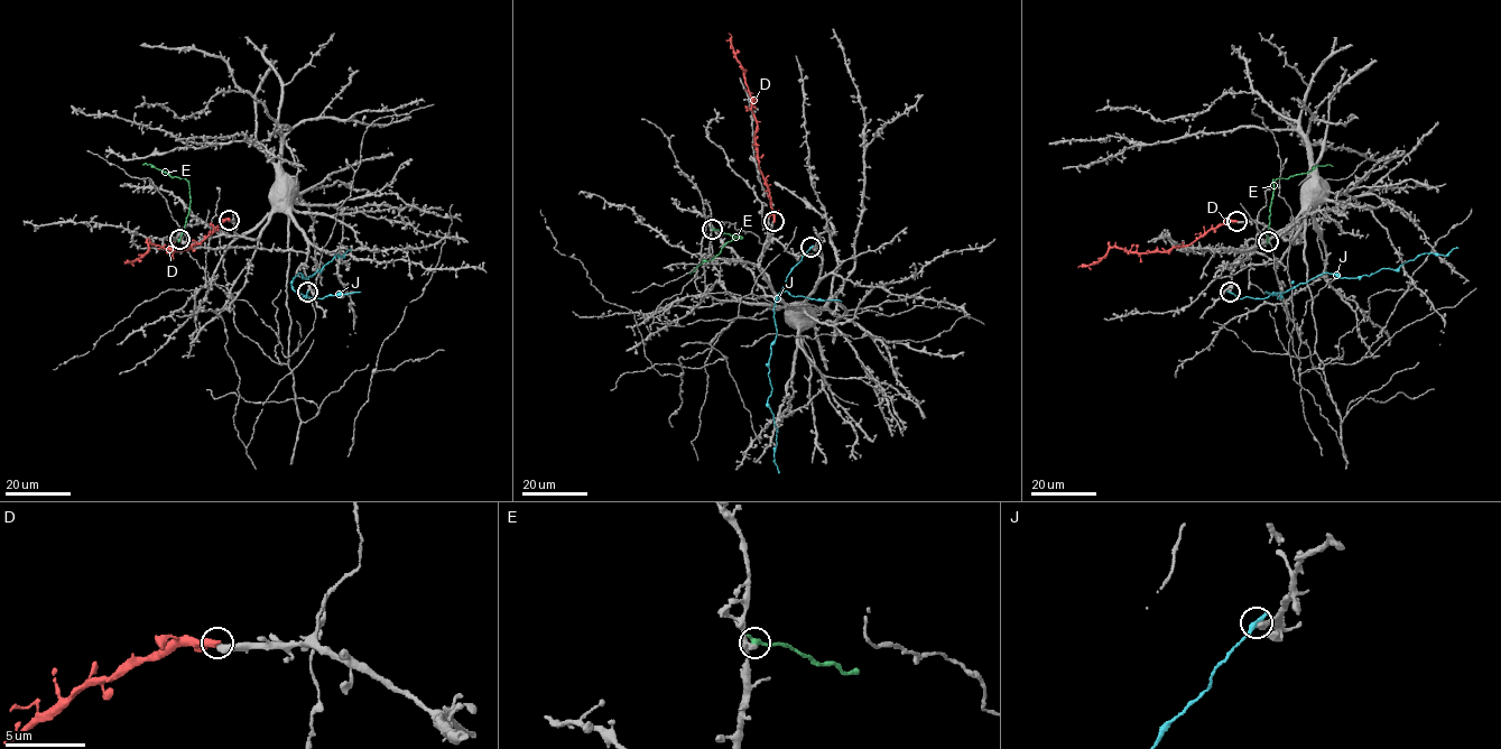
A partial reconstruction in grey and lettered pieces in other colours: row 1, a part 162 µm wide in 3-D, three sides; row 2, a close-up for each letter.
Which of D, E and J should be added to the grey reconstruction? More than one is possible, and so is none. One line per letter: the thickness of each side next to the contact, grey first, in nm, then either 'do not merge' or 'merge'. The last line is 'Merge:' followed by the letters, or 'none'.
D: 440 nm thick on the grey side, 440 nm on the other; merge
E: 320 nm thick on the grey side, 360 nm on the other; do not merge
J: 440 nm thick on the grey side, 320 nm on the other; do not merge
Merge: D

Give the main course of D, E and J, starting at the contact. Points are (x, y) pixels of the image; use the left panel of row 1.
D: (229, 220), (219, 222), (188, 249), (167, 249), (148, 243), (140, 257), (124, 264)
E: (179, 240), (191, 204), (190, 183), (150, 164), (142, 165)
J: (307, 292), (306, 298), (299, 298), (293, 278), (299, 273), (307, 279), (334, 256), (344, 257), (351, 250)

